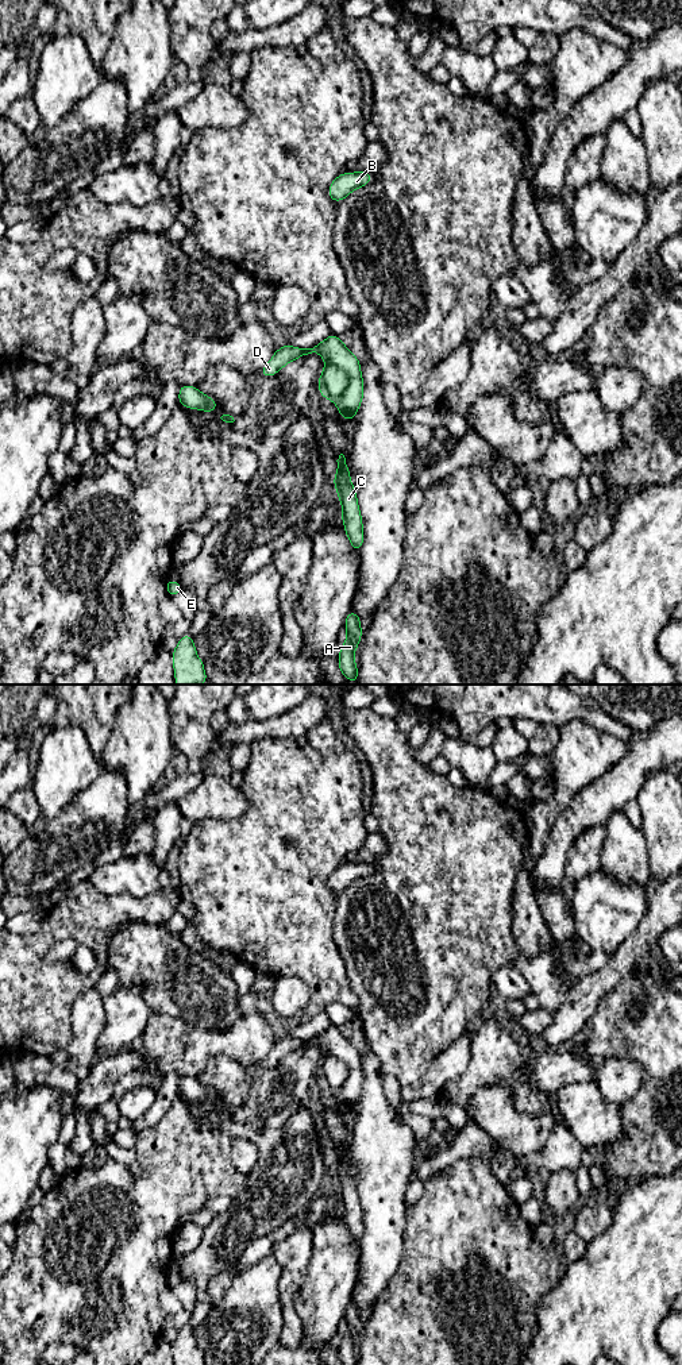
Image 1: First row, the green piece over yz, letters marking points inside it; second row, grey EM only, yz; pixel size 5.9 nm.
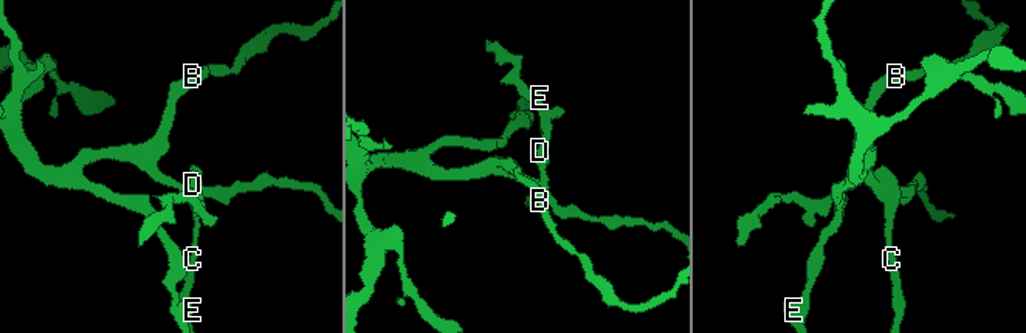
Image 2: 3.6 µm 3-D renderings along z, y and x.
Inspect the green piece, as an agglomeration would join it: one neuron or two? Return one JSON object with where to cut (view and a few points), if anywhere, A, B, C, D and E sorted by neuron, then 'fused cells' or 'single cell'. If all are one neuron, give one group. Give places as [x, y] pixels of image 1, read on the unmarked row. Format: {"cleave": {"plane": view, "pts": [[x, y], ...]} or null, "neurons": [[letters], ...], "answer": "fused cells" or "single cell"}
{"cleave": {"plane": "yz", "pts": [[326, 1055], [338, 1057], [347, 1068], [347, 1078], [335, 1092]]}, "neurons": [["A", "C", "D"], ["B", "E"]], "answer": "fused cells"}

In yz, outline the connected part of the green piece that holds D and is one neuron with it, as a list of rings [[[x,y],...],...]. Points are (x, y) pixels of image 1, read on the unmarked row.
[[[331,1025],[324,1033],[312,1040],[297,1040],[285,1036],[274,1044],[271,1052],[259,1063],[265,1069],[269,1069],[277,1065],[286,1054],[312,1044],[320,1045],[325,1056],[334,1056],[347,1065],[348,1076],[336,1092],[336,1098],[344,1111],[354,1113],[354,1107],[362,1094],[365,1076],[358,1049],[340,1033],[339,1027]]]

